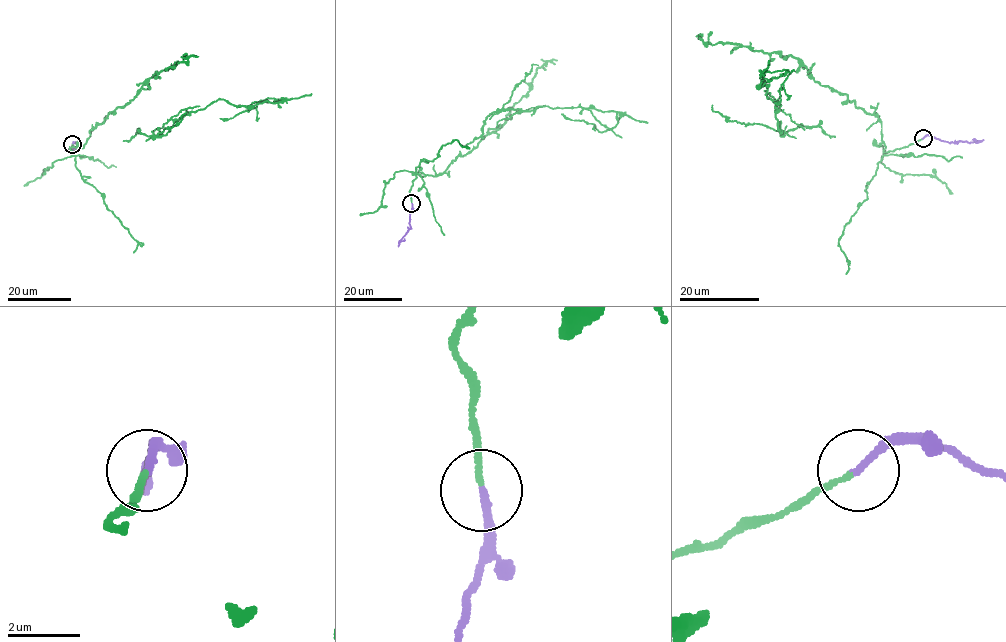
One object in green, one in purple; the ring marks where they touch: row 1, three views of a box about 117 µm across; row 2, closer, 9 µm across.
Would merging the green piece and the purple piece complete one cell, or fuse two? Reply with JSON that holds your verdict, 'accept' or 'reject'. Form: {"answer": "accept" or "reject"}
{"answer": "reject"}

